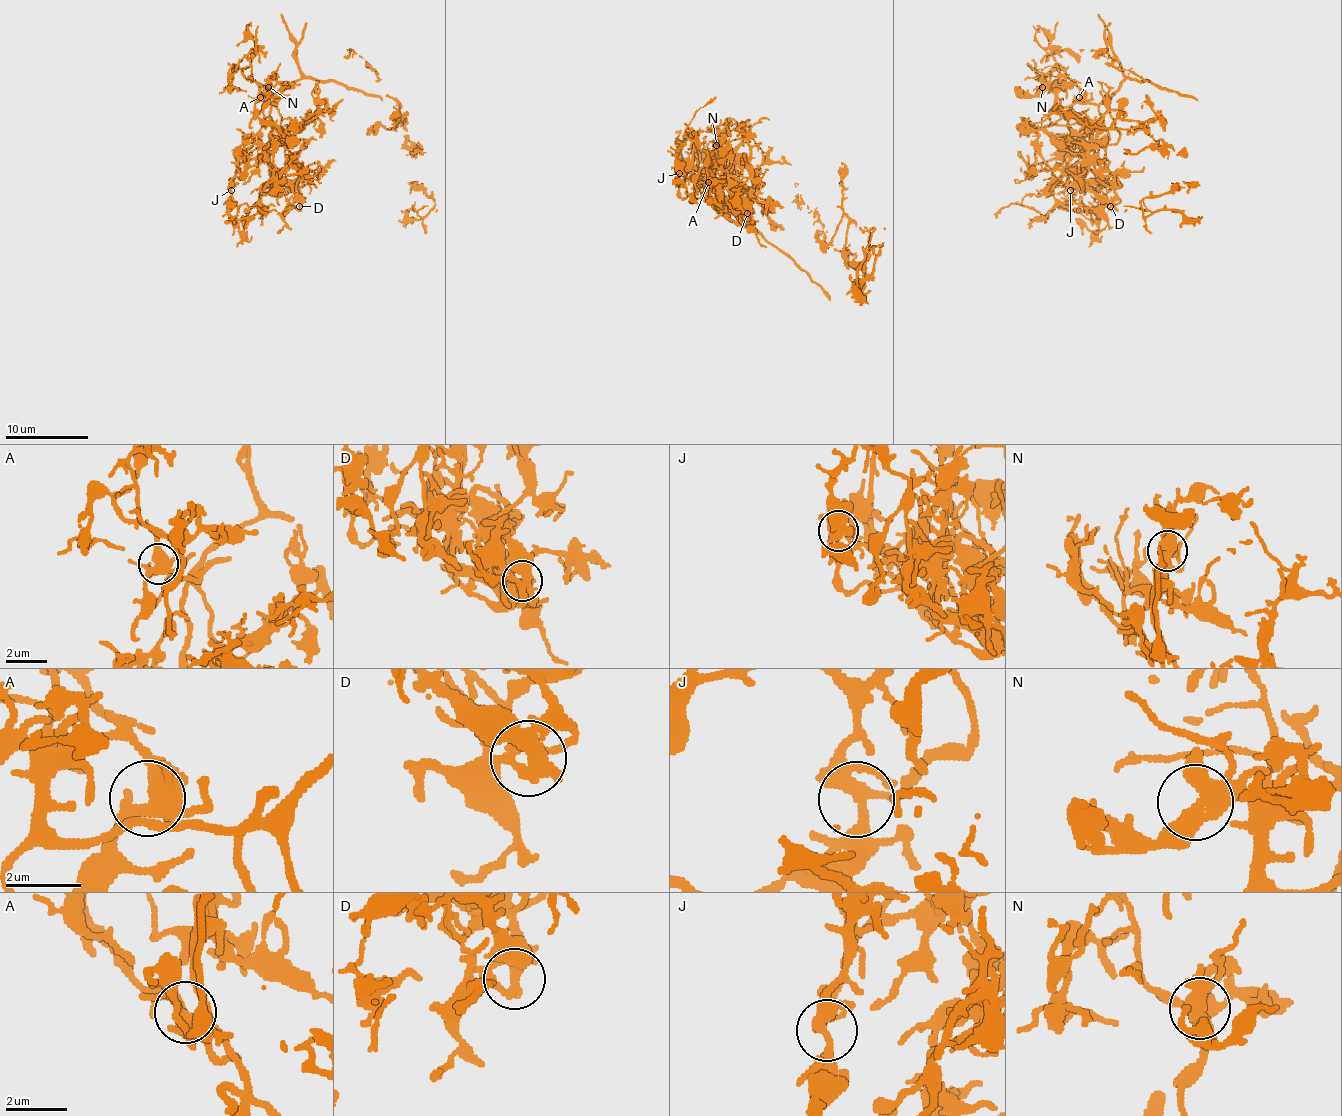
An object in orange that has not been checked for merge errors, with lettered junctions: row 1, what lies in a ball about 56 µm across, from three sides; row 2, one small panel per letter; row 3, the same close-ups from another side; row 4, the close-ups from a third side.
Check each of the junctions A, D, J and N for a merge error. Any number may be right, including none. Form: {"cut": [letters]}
{"cut": ["D"]}

